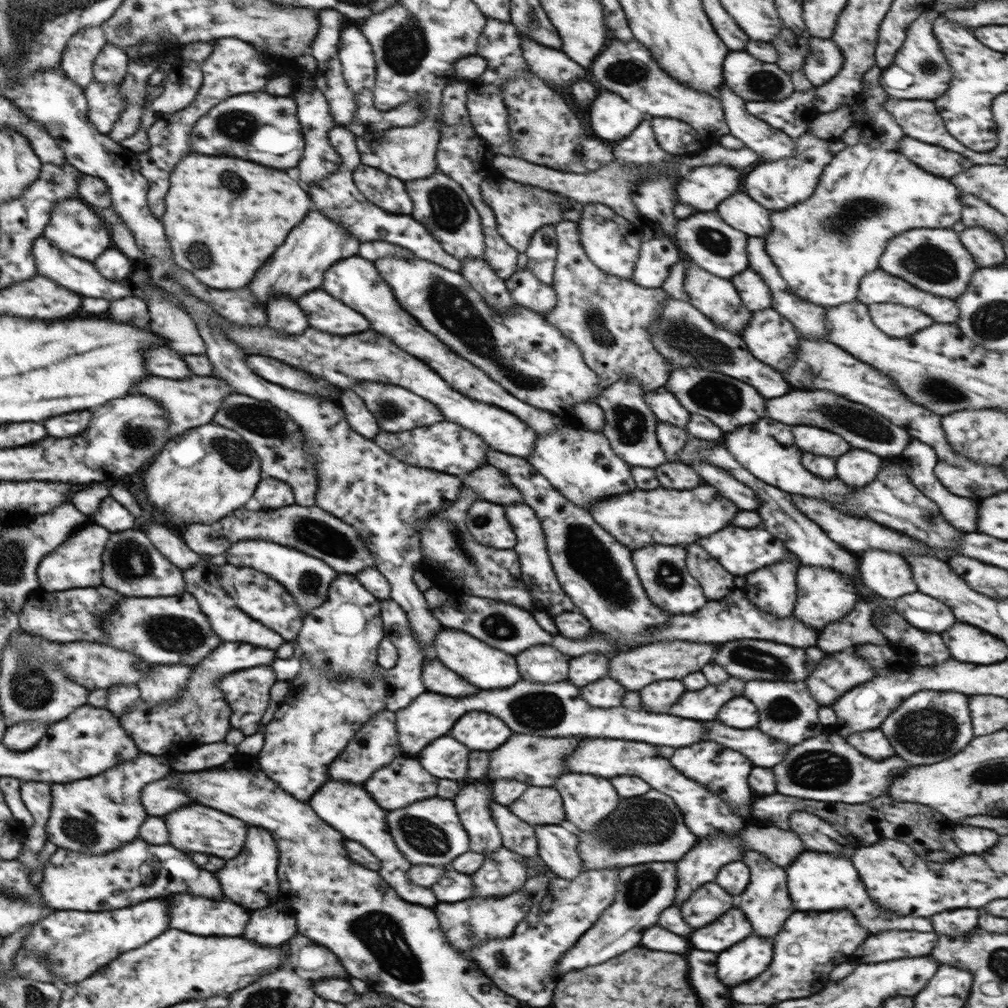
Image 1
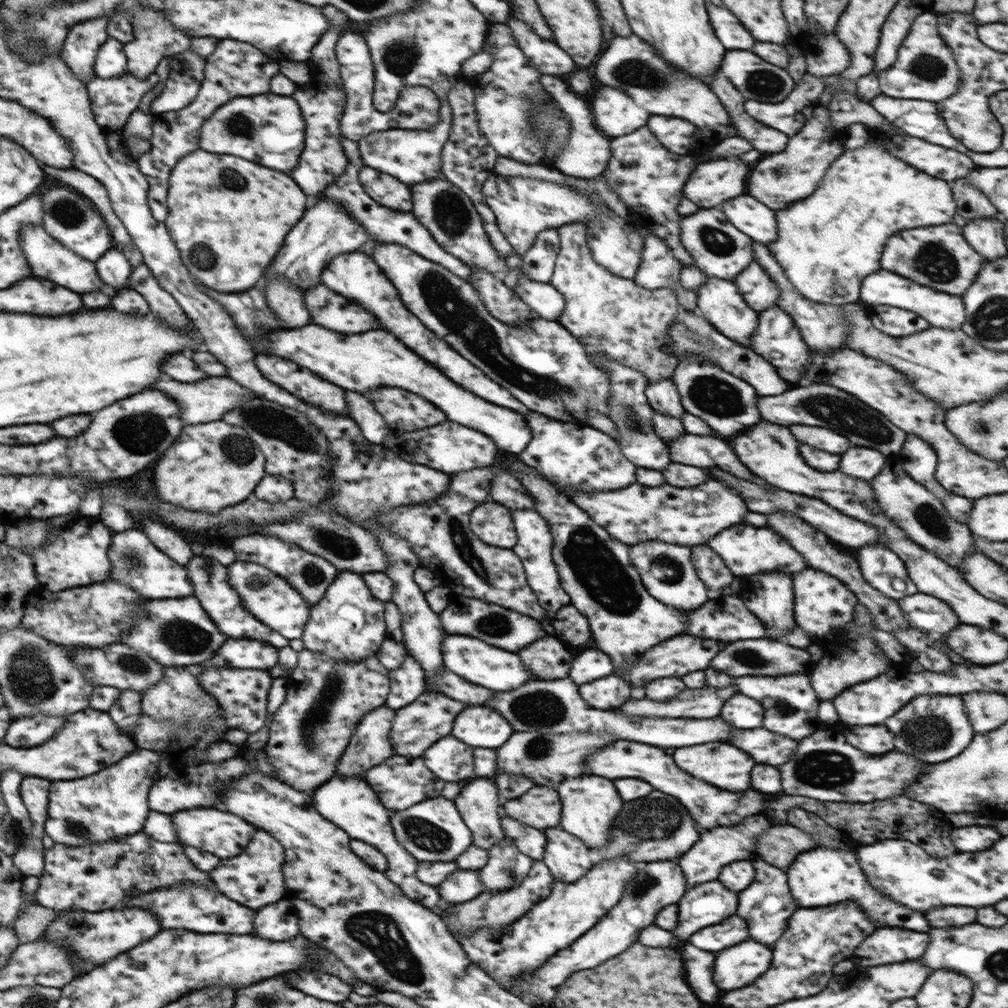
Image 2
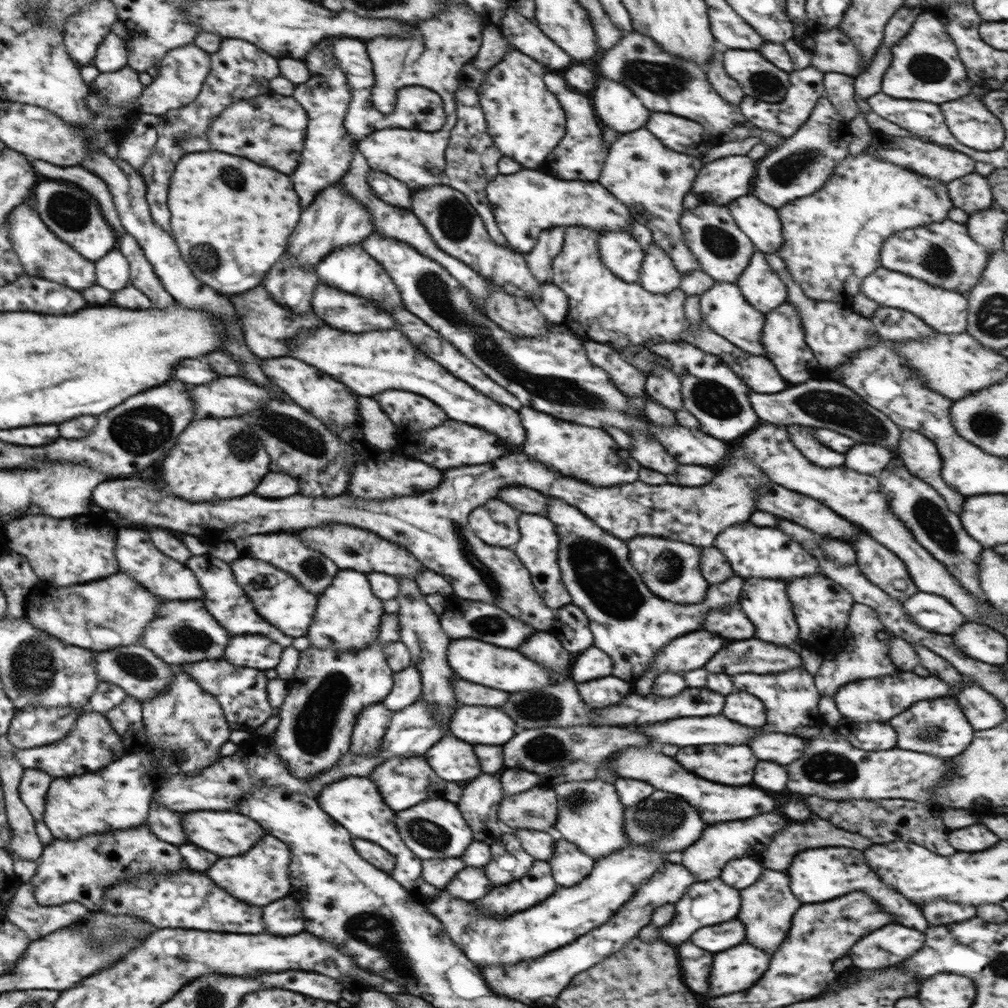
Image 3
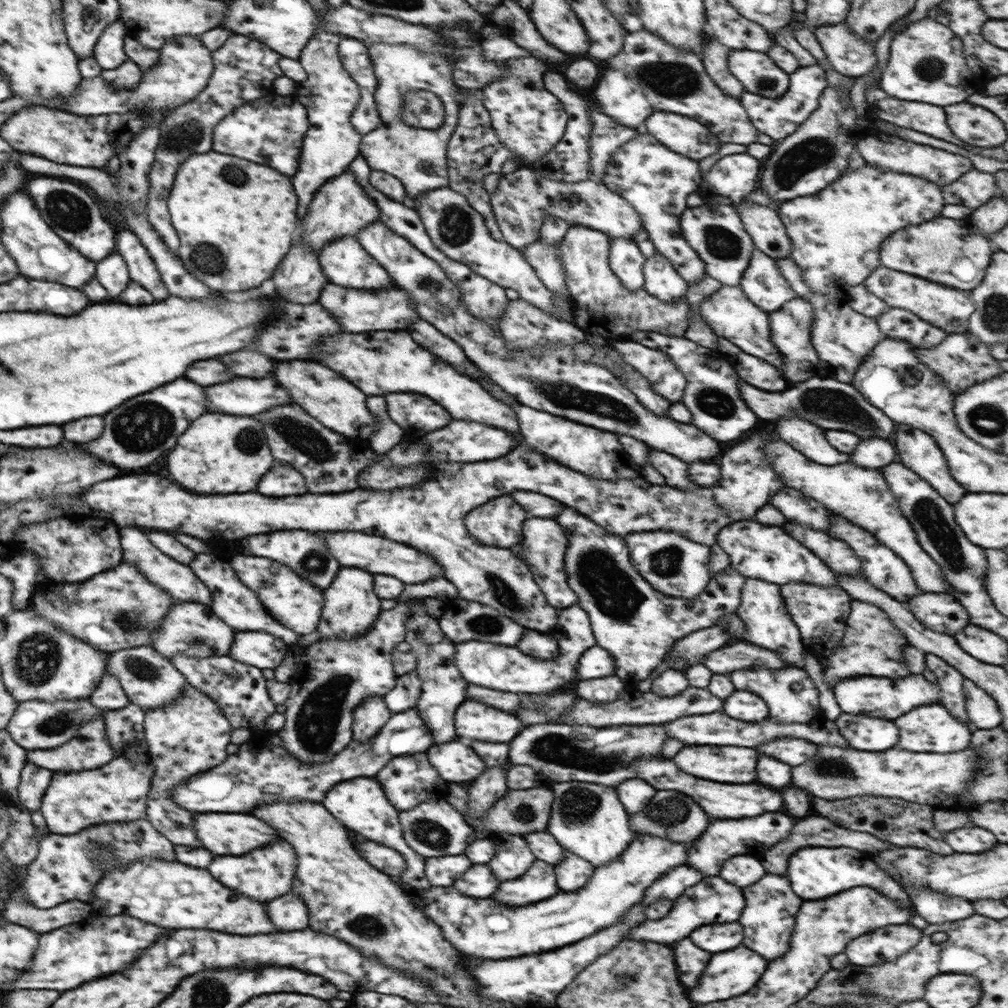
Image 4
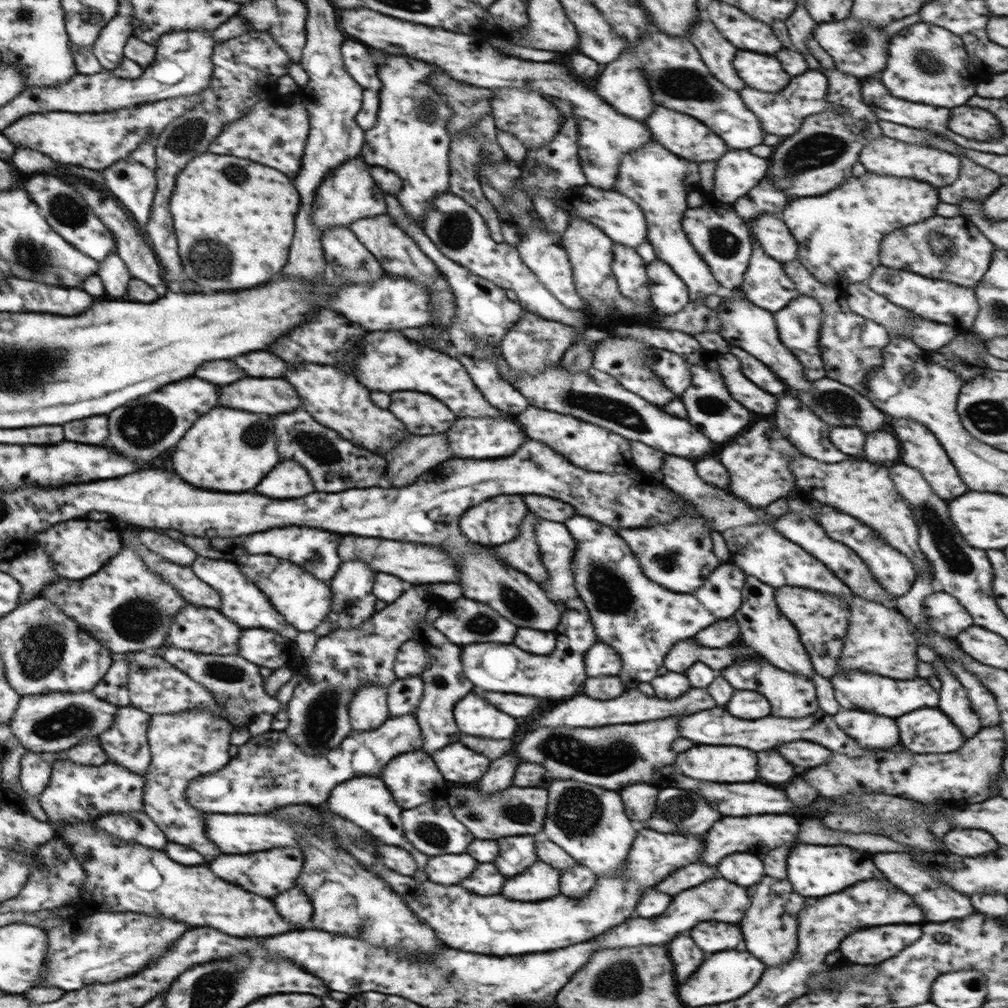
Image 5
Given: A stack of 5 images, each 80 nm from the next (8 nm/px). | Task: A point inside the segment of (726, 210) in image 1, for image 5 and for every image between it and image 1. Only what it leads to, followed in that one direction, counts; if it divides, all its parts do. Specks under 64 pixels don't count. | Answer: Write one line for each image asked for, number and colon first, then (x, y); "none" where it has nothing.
2: (747, 214)
3: (759, 222)
4: (761, 222)
5: (775, 238)

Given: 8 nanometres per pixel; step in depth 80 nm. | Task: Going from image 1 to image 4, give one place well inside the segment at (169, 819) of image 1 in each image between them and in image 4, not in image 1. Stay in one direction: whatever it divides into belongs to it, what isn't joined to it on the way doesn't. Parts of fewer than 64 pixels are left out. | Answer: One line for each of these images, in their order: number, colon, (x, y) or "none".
2: (224, 835)
3: (225, 833)
4: (235, 834)

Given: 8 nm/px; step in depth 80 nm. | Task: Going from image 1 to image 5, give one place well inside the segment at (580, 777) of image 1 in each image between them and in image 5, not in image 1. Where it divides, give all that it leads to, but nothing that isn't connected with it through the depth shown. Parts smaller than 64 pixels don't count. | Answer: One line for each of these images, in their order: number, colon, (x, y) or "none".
2: (590, 804)
3: (590, 815)
4: (589, 820)
5: (589, 823)

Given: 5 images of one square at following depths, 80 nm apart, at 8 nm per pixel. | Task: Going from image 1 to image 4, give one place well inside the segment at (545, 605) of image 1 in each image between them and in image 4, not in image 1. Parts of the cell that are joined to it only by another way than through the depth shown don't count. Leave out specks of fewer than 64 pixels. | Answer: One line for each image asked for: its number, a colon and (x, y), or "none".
2: (534, 544)
3: (537, 548)
4: (545, 543)

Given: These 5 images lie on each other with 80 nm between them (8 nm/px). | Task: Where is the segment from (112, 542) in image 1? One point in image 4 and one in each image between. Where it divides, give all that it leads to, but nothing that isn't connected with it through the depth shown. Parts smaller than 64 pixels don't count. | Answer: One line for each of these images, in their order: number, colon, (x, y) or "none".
2: (135, 562)
3: (138, 558)
4: (178, 580)

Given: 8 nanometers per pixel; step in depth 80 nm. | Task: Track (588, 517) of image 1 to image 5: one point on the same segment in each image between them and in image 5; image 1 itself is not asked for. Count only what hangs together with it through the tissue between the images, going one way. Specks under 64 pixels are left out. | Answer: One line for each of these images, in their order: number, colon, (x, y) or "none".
2: (595, 569)
3: (630, 623)
4: (637, 624)
5: (641, 620)

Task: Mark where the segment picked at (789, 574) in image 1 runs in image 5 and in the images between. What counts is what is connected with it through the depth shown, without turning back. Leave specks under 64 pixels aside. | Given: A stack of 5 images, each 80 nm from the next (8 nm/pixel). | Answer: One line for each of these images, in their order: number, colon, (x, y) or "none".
2: (770, 596)
3: (766, 602)
4: (763, 609)
5: (762, 626)

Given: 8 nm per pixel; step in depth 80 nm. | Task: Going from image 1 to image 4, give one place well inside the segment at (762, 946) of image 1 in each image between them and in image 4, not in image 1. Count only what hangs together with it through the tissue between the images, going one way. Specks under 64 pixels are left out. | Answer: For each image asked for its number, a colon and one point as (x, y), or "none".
2: (739, 965)
3: (738, 968)
4: (731, 973)

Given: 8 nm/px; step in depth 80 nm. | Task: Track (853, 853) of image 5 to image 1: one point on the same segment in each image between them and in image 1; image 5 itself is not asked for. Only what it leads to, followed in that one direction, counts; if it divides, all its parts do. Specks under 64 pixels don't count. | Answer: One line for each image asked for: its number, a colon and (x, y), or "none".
1: (816, 881)
2: (818, 877)
3: (820, 874)
4: (814, 873)

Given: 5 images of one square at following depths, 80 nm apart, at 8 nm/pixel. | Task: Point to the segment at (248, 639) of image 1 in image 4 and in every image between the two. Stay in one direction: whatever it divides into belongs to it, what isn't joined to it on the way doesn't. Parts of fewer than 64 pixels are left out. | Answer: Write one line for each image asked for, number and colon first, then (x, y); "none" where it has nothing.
2: (209, 578)
3: (224, 599)
4: (232, 602)

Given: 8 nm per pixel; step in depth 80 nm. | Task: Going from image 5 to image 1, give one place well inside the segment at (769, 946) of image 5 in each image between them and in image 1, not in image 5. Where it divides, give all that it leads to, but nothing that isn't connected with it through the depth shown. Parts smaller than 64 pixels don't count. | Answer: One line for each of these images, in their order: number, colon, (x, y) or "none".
1: (765, 902)
2: (761, 903)
3: (768, 906)
4: (768, 920)

